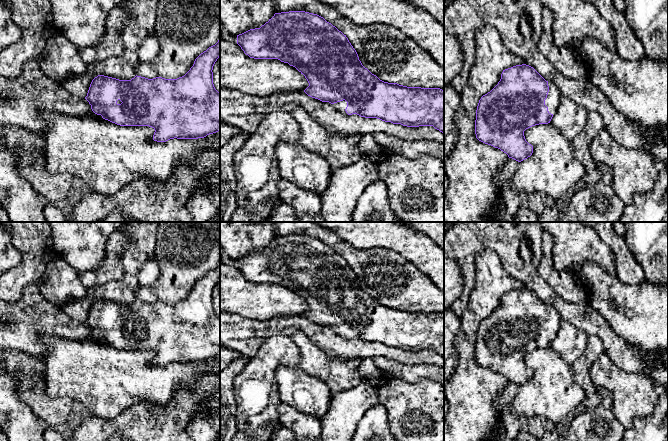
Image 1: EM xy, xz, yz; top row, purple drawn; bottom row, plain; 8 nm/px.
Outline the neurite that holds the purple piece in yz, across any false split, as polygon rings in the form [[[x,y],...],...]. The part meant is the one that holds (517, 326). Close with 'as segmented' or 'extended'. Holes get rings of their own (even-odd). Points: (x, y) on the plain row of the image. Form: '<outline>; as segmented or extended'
[[[529,289],[505,293],[498,308],[479,324],[475,344],[476,362],[521,386],[533,377],[533,370],[526,365],[524,355],[535,349],[550,347],[559,330],[560,320],[558,311],[546,305]]]; extended

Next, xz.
[[[305,235],[275,237],[260,252],[250,253],[237,259],[237,268],[250,282],[278,283],[295,291],[309,307],[309,310],[304,314],[308,320],[333,328],[343,338],[377,342],[407,351],[433,350],[444,357],[444,315],[442,313],[407,311],[380,304],[362,289],[356,274],[346,259],[317,238]]]; extended

